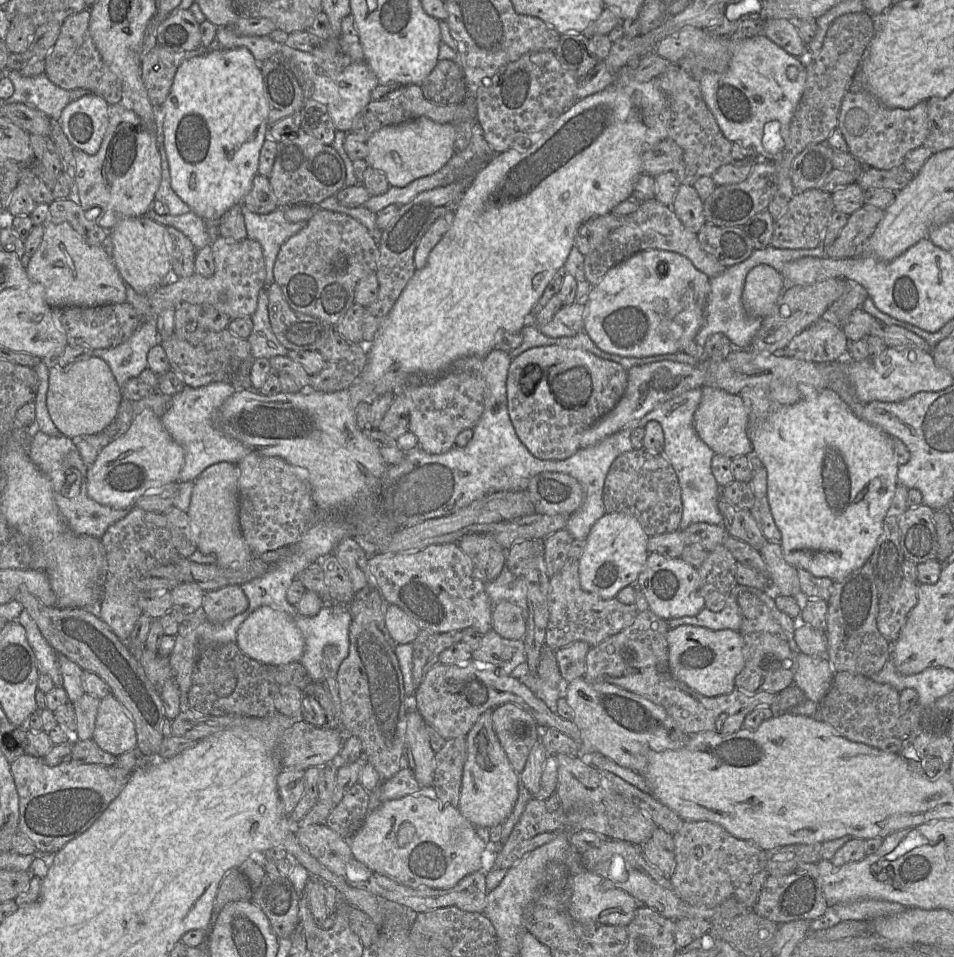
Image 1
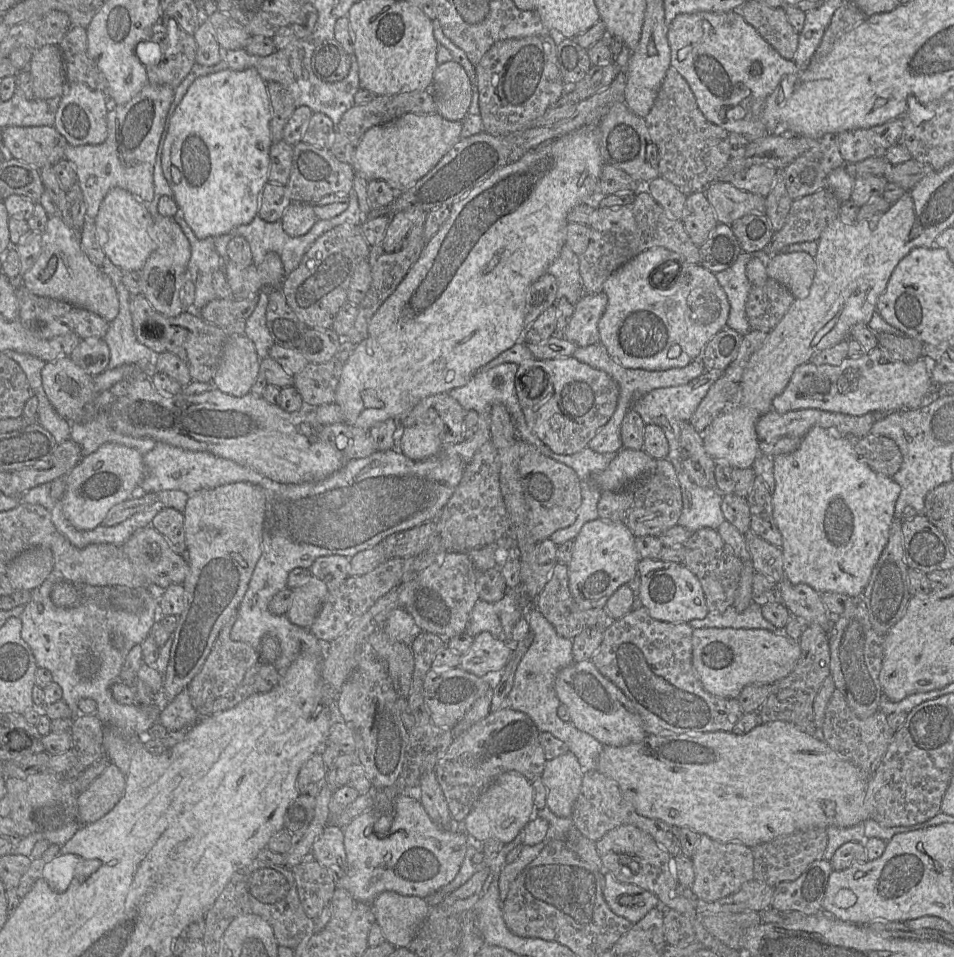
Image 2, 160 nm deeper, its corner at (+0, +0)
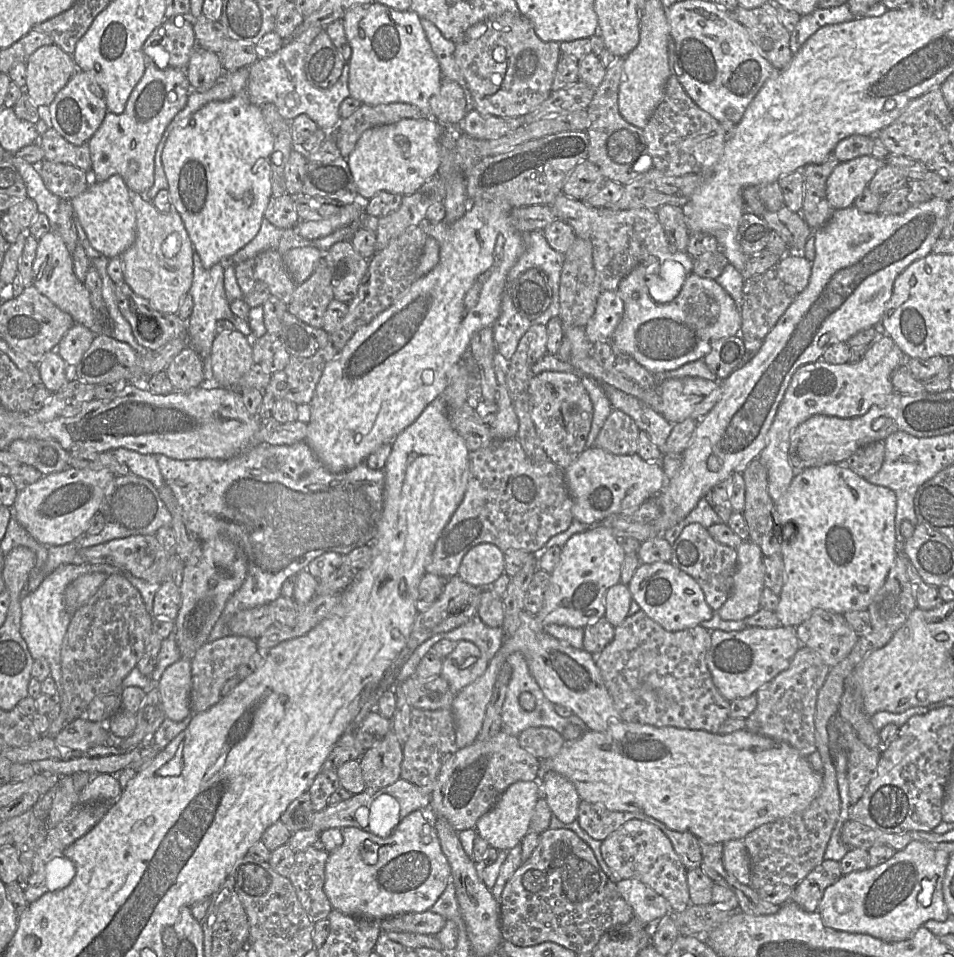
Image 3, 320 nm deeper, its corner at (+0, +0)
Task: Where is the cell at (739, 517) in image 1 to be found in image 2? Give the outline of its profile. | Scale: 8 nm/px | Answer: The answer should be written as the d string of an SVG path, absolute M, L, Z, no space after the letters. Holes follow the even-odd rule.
M751 529L744 539L756 572L771 577L777 584L783 577L782 550L756 535Z

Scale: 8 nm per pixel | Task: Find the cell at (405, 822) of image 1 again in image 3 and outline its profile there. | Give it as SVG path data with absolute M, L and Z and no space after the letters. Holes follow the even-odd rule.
M431 809L415 810L386 838L357 827L342 828L343 843L328 854L324 892L333 909L371 920L429 911L452 879L433 825Z

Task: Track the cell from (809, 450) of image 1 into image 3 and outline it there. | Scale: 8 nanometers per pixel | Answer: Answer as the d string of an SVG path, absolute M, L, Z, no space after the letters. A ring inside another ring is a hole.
M831 463L797 471L787 491L775 502L774 508L774 521L778 535L782 538L781 556L785 565L785 582L776 609L782 626L800 625L818 608L841 615L868 609L884 585L897 551L900 550L895 534L896 508L897 498L893 490L868 482L846 467L845 463Z

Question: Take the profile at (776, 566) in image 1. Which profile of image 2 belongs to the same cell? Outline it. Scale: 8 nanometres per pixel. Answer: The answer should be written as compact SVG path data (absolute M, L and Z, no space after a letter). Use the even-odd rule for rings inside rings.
M783 574L778 583L782 604L787 610L804 620L804 624L818 624L829 634L833 616L823 603L820 593L807 584L792 584Z

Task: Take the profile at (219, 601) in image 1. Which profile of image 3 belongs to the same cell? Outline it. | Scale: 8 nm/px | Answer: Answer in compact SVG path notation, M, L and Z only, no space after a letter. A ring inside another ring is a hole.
M227 636L207 642L195 654L191 663L190 710L193 715L206 711L221 698L224 684L235 677L237 668L257 653L256 640L242 636Z

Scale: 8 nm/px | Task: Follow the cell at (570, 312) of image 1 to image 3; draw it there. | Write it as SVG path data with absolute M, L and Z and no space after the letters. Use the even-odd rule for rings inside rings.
M602 291L598 297L595 312L584 327L589 341L611 341L613 333L624 312L623 300L615 291Z

